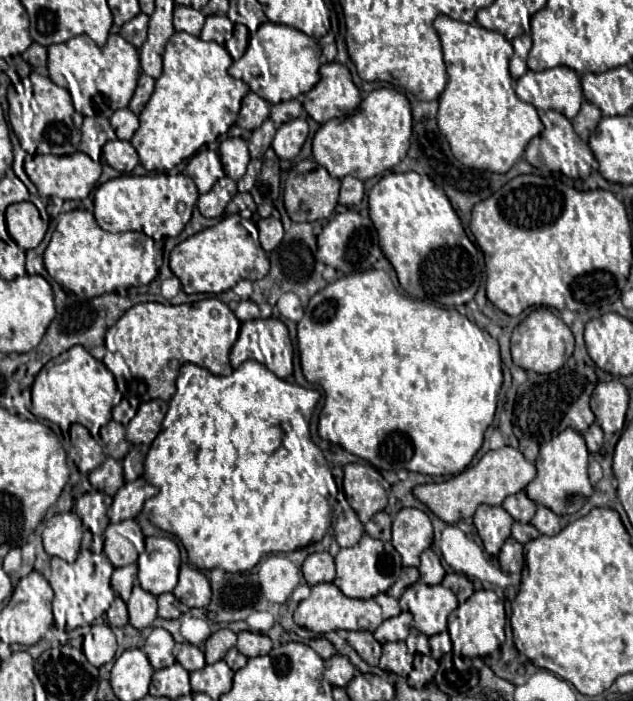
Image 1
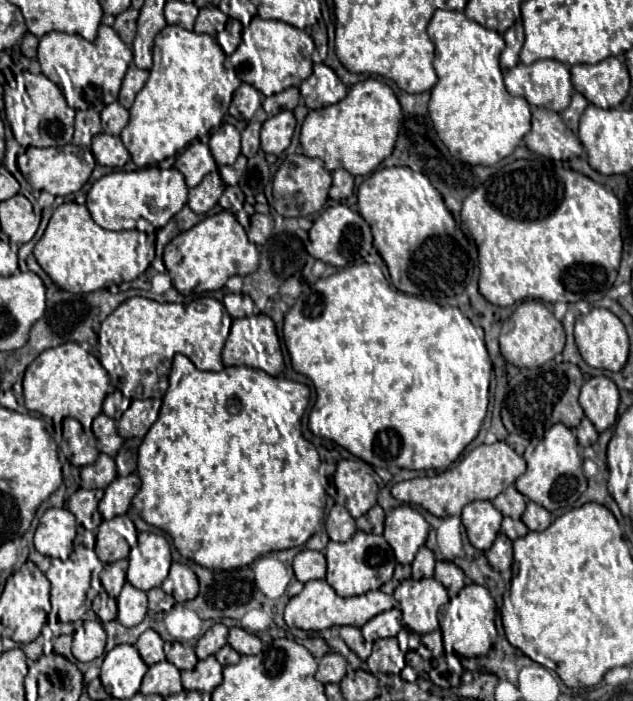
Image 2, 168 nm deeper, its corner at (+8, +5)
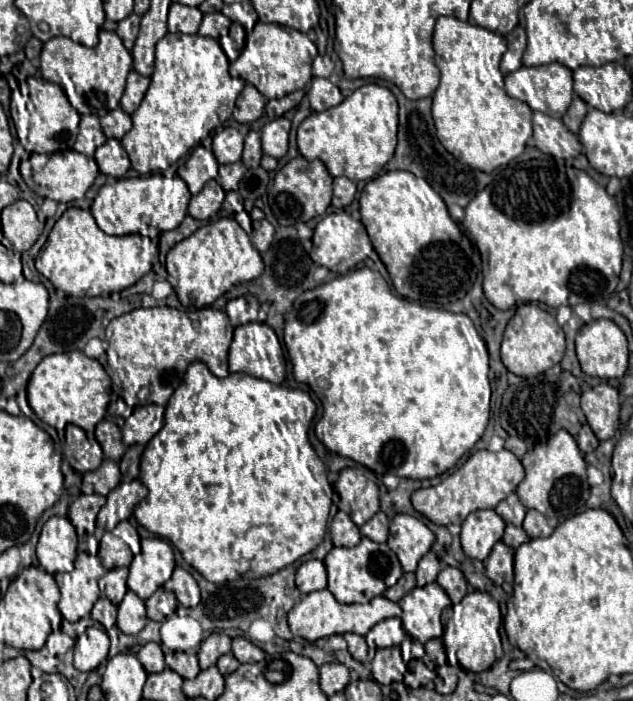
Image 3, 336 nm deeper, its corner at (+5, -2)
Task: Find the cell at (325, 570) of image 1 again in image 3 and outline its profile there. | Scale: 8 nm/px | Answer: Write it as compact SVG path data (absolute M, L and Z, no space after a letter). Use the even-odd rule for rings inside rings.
M318 559L304 561L296 571L296 587L302 593L326 589L326 567L324 567L324 563Z

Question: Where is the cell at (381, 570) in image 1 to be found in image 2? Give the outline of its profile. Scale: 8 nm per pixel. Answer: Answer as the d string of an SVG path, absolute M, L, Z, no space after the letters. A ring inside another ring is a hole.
M357 530L347 542L329 542L325 548L325 556L327 582L339 596L359 596L369 590L377 590L381 584L391 580L395 570L395 556L385 538L361 530Z

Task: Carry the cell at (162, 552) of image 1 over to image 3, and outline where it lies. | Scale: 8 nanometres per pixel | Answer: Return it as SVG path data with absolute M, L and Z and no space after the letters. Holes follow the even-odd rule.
M158 537L142 539L142 551L134 557L128 575L128 589L140 599L148 599L160 589L174 571L172 547Z

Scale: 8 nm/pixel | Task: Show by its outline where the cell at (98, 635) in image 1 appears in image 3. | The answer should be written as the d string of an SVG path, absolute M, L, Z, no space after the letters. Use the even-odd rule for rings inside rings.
M96 627L86 629L86 633L82 633L76 639L74 667L86 673L94 671L100 663L108 659L108 647L110 647L110 641L104 629L96 629Z

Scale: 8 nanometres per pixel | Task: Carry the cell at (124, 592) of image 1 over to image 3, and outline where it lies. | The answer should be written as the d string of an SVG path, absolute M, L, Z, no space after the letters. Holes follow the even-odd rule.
M118 567L118 569L110 569L102 581L100 581L100 587L102 591L106 593L106 597L118 605L122 601L122 597L126 595L128 587L126 587L126 579L128 579L128 567Z

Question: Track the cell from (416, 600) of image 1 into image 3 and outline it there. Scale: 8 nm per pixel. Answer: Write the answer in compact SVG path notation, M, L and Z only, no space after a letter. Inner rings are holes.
M438 583L416 587L412 593L404 595L398 605L402 607L402 625L412 639L426 643L442 637L442 611L452 603Z

